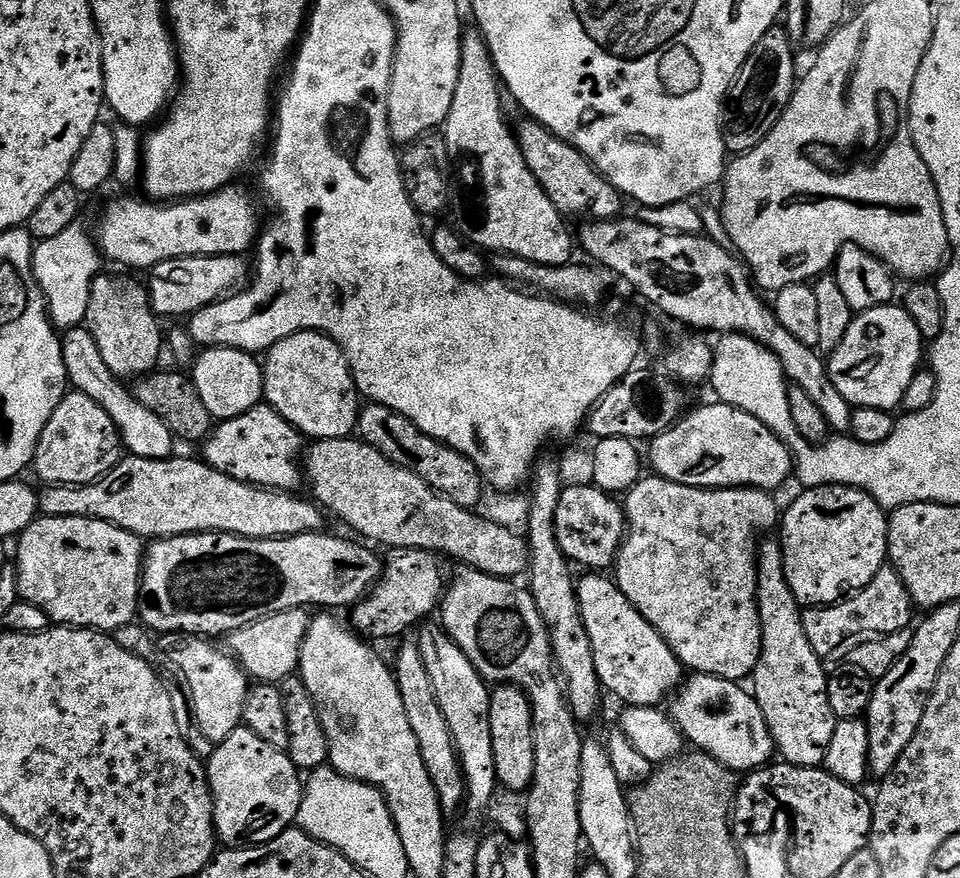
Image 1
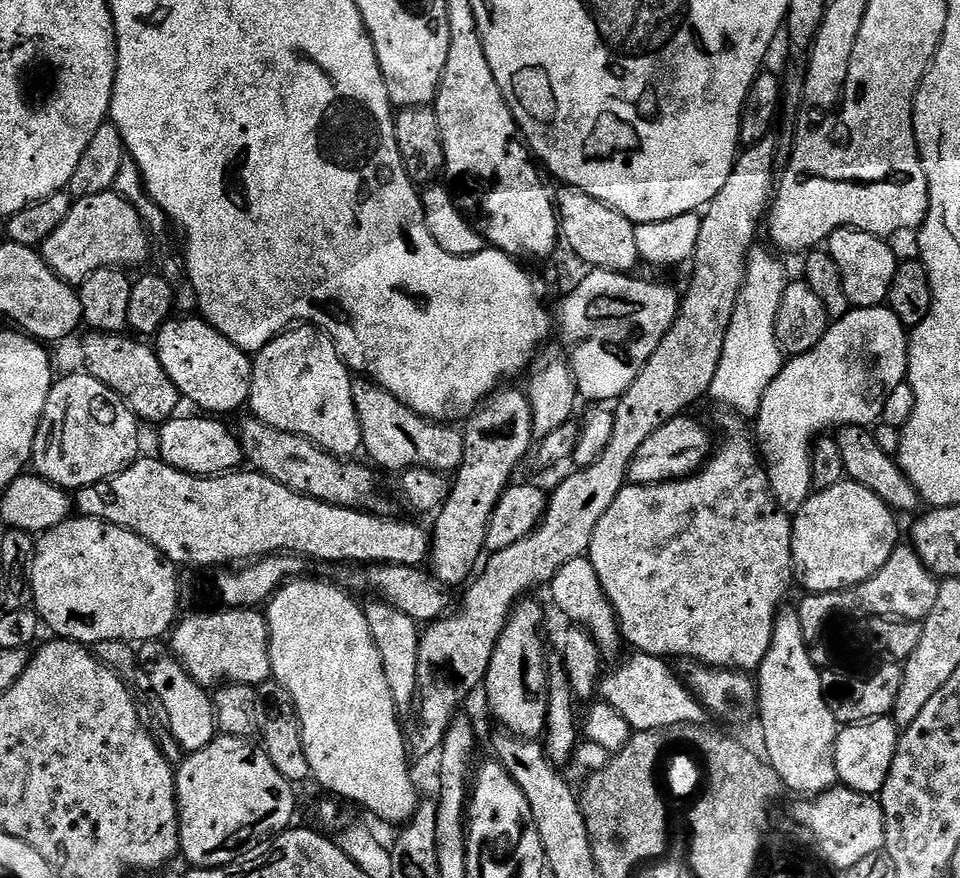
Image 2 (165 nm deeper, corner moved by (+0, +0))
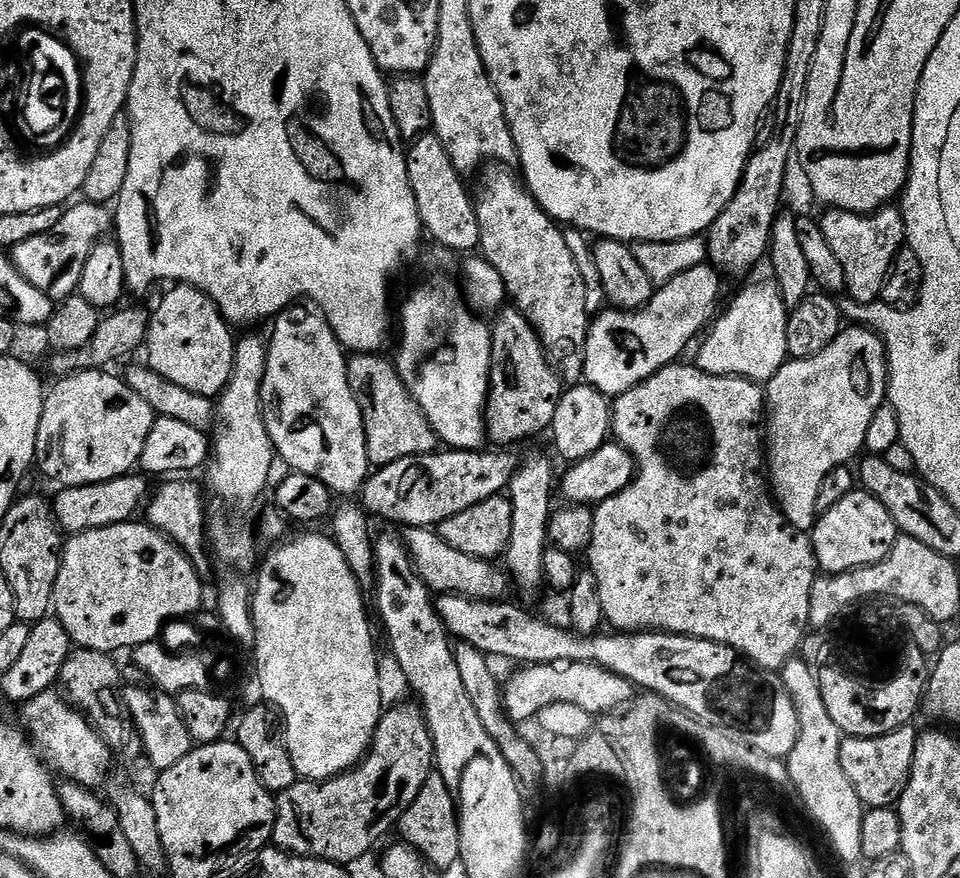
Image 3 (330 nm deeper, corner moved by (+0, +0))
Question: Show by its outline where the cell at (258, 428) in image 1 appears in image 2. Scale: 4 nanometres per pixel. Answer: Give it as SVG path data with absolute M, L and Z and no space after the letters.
M204 414L184 416L165 420L159 425L159 459L174 470L189 472L191 476L219 476L239 469L245 463L244 452L240 449L240 437L223 424L223 419L209 418Z

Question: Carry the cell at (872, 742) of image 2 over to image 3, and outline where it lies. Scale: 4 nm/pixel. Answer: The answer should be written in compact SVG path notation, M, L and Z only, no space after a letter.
M907 724L890 734L874 738L844 736L841 739L842 768L846 770L846 778L850 778L865 809L899 805L900 796L906 790L906 782L910 782L910 770L914 766L914 746L918 735L917 729L914 729L912 724Z

